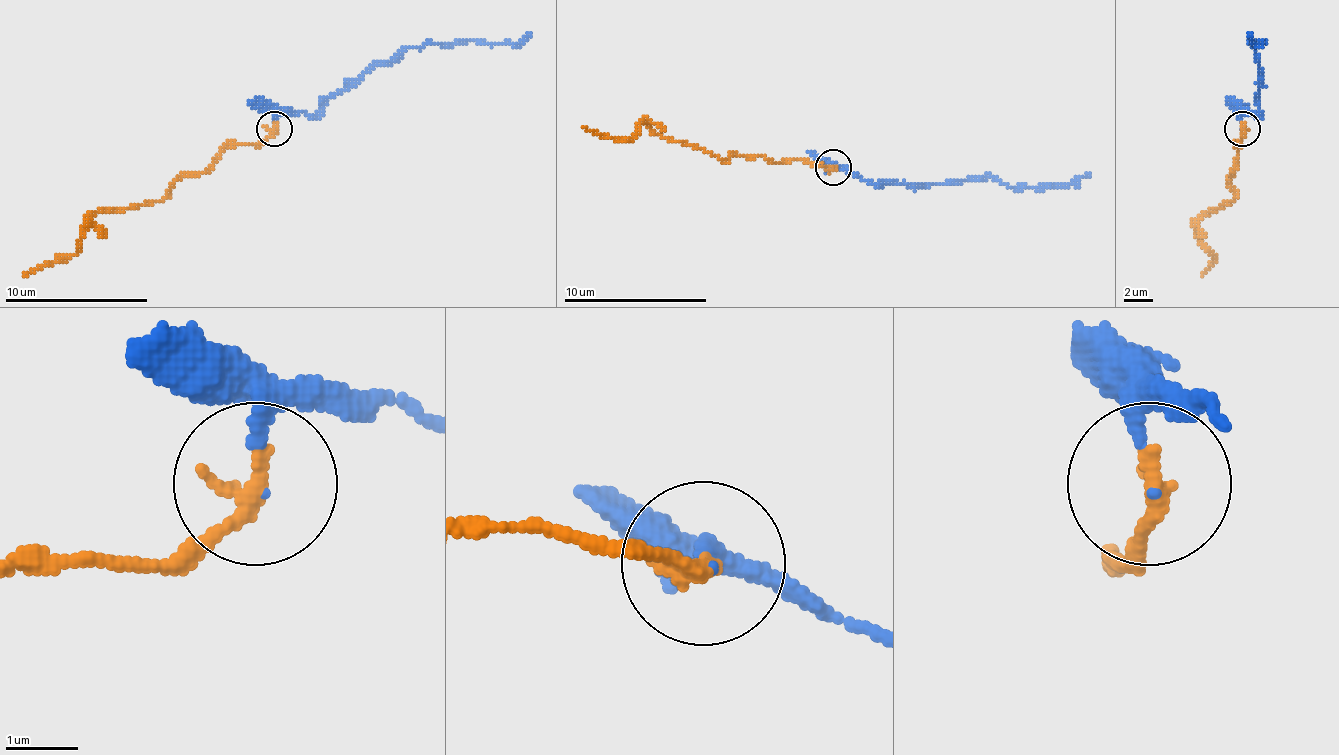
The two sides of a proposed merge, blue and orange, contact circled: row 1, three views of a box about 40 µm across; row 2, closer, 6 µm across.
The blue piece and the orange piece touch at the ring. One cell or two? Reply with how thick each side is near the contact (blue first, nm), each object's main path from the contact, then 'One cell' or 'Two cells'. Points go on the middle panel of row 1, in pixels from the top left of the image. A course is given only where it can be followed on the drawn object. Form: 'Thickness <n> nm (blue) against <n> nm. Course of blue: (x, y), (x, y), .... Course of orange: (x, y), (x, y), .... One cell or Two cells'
Thickness 110 nm (blue) against 280 nm. Course of blue: (836, 166), (875, 184), (997, 177), (1011, 187), (1029, 187), (1075, 184), (1090, 173). Course of orange: (832, 166), (761, 155), (722, 159), (661, 137), (647, 123), (629, 137), (582, 127). One cell

